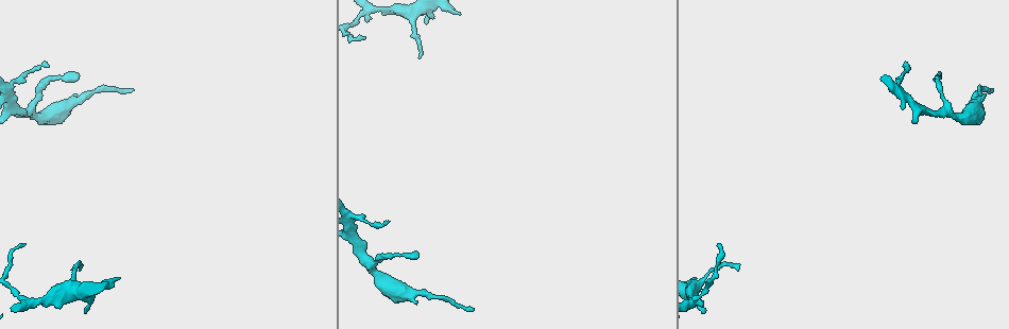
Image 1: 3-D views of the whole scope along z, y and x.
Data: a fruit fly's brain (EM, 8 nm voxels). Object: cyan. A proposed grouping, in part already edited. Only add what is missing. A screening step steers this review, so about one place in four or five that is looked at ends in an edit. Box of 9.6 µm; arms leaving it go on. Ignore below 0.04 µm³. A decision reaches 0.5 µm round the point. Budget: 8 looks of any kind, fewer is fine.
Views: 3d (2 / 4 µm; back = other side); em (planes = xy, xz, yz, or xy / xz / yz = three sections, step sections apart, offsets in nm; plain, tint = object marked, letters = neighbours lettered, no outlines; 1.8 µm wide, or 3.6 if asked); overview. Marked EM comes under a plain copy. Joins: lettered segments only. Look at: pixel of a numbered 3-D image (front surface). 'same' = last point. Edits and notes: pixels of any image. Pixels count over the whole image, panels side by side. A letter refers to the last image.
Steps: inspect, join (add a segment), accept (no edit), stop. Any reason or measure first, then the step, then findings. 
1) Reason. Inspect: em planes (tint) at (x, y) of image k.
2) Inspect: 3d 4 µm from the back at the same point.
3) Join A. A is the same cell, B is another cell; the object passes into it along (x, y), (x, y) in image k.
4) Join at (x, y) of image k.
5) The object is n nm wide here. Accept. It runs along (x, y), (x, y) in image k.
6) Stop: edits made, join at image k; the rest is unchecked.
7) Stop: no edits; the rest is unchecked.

Tapers out. Inspect: em xz step 8 (letters) at (703, 310) of image 1.

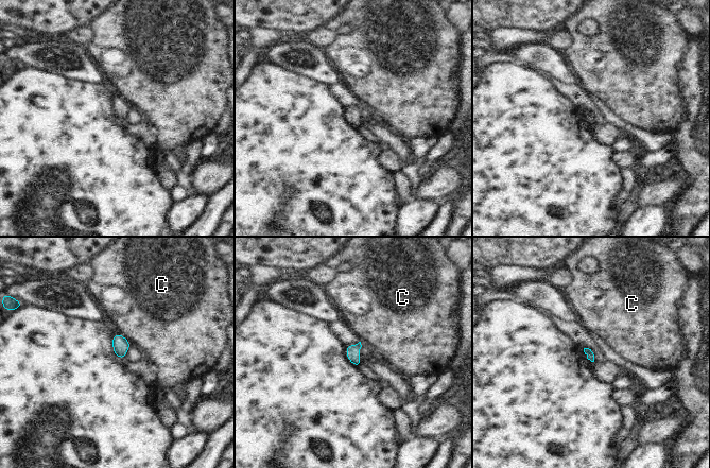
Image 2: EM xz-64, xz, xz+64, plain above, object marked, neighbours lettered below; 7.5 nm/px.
Cut it another way. Inspect: em planes (letters) at the same point.

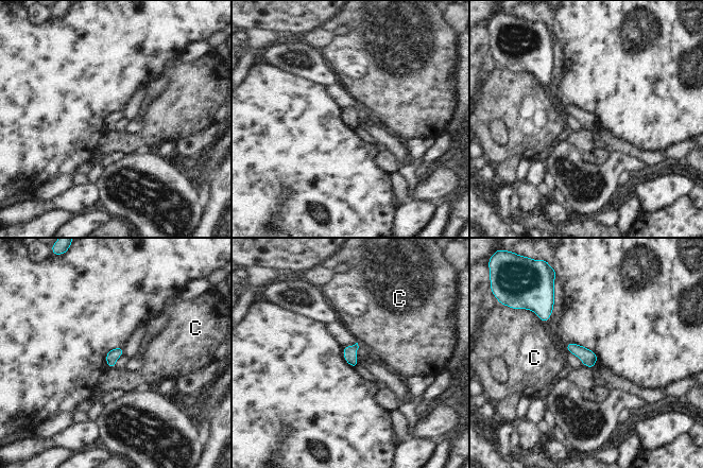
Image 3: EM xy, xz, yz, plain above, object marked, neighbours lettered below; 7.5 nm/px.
The object is 90 nm wide here. Accept. C is another cell; a border runs along (531, 310), (545, 324) in image 3; no lettered segment goes on from it.

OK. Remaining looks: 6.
Thin end. Inspect: em yz step 4 (letters) at (720, 246) of image 1.

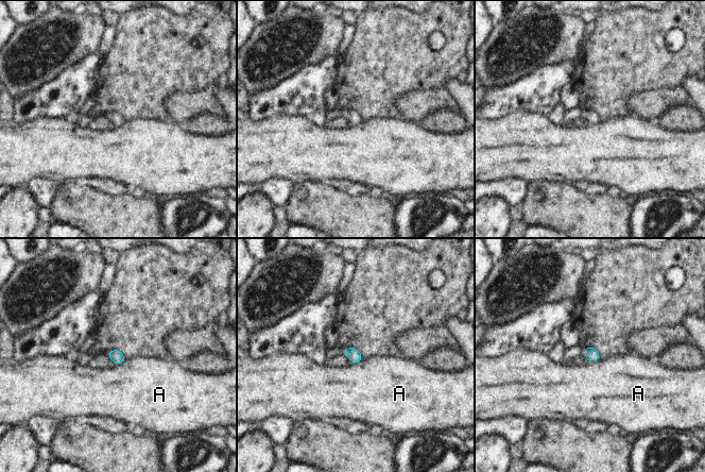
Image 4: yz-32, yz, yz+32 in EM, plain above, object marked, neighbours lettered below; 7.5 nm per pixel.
Cut it another way. Inspect: em planes (letters) at the same point.

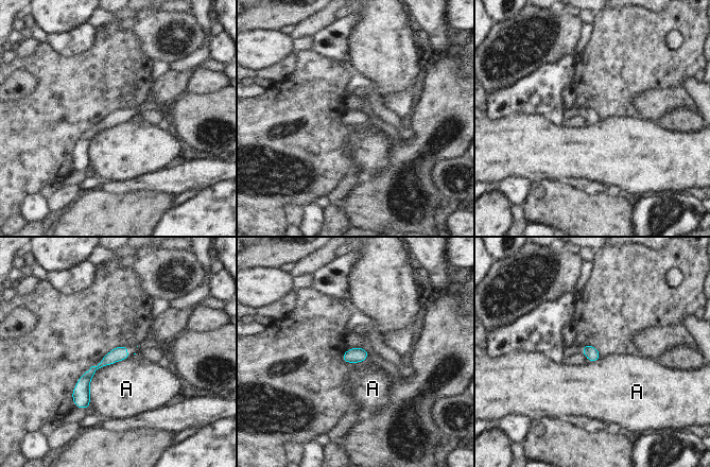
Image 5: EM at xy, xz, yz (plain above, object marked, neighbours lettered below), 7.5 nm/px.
The object is 100 nm wide here. Accept. A is another cell; it runs along (124, 348), (87, 376), (79, 404) in image 5; no lettered segment goes on from it.

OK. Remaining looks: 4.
Thin end. Inspect: em xy step 4 (tint) at (132, 90) of image 1.

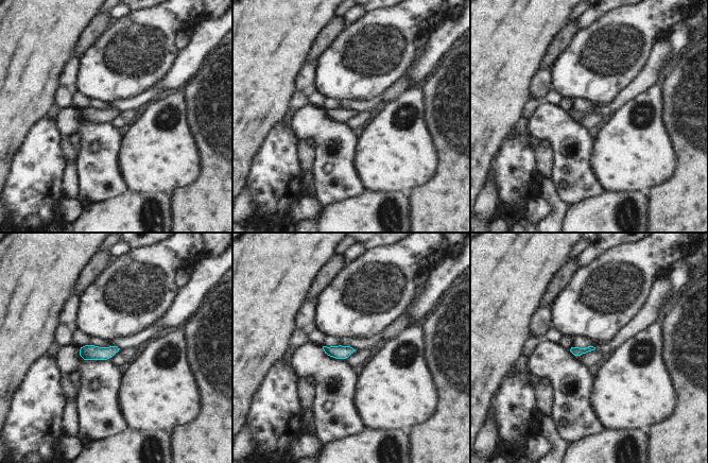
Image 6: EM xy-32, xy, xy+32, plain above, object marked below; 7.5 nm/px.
Inspect: em xy step 4 (letters) at the same point.

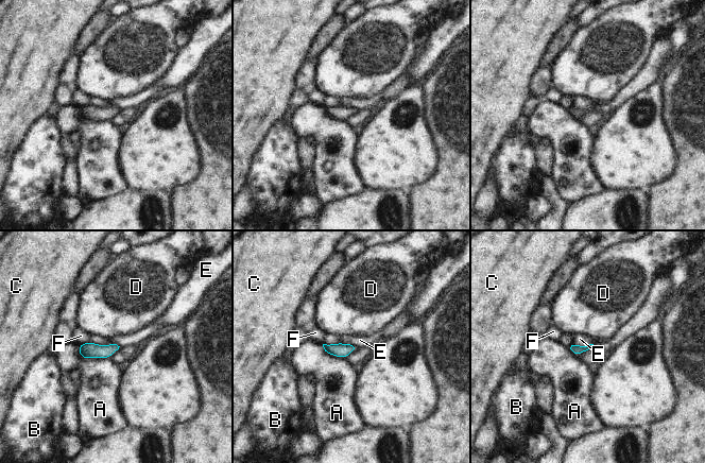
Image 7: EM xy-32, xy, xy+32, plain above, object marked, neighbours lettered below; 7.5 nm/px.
The longest contact is with A, 280 nm. Accept. A, B, C, D, E and F are other cells; no lettered segment goes on from it.

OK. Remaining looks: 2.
Inspect: em xy step 4 (letters) at (76, 73) of image 1.

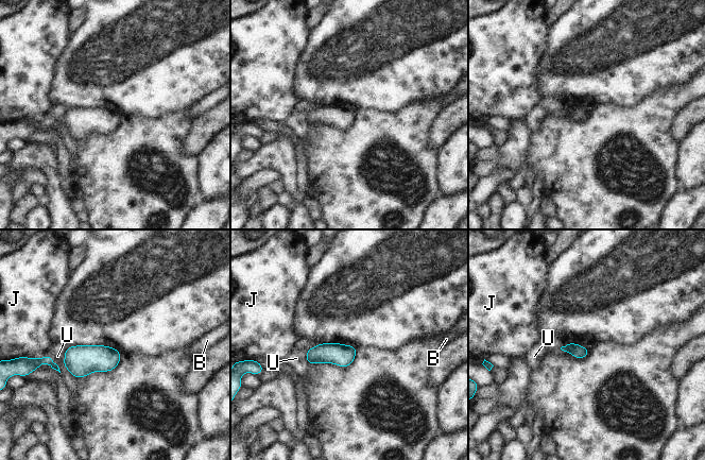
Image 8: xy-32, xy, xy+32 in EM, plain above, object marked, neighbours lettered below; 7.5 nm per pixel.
Inspect: em planes (letters) at the same point.

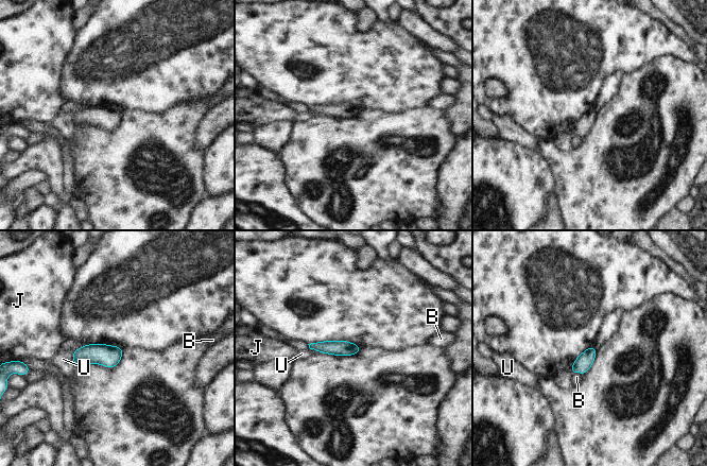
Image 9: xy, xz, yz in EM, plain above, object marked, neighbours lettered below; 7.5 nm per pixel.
Accept. B, J and U are other cells; a border runs along (572, 373), (580, 373), (582, 375) in image 9; none of them fits.

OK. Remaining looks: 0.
Stop: no edits; the rest is unchecked.

